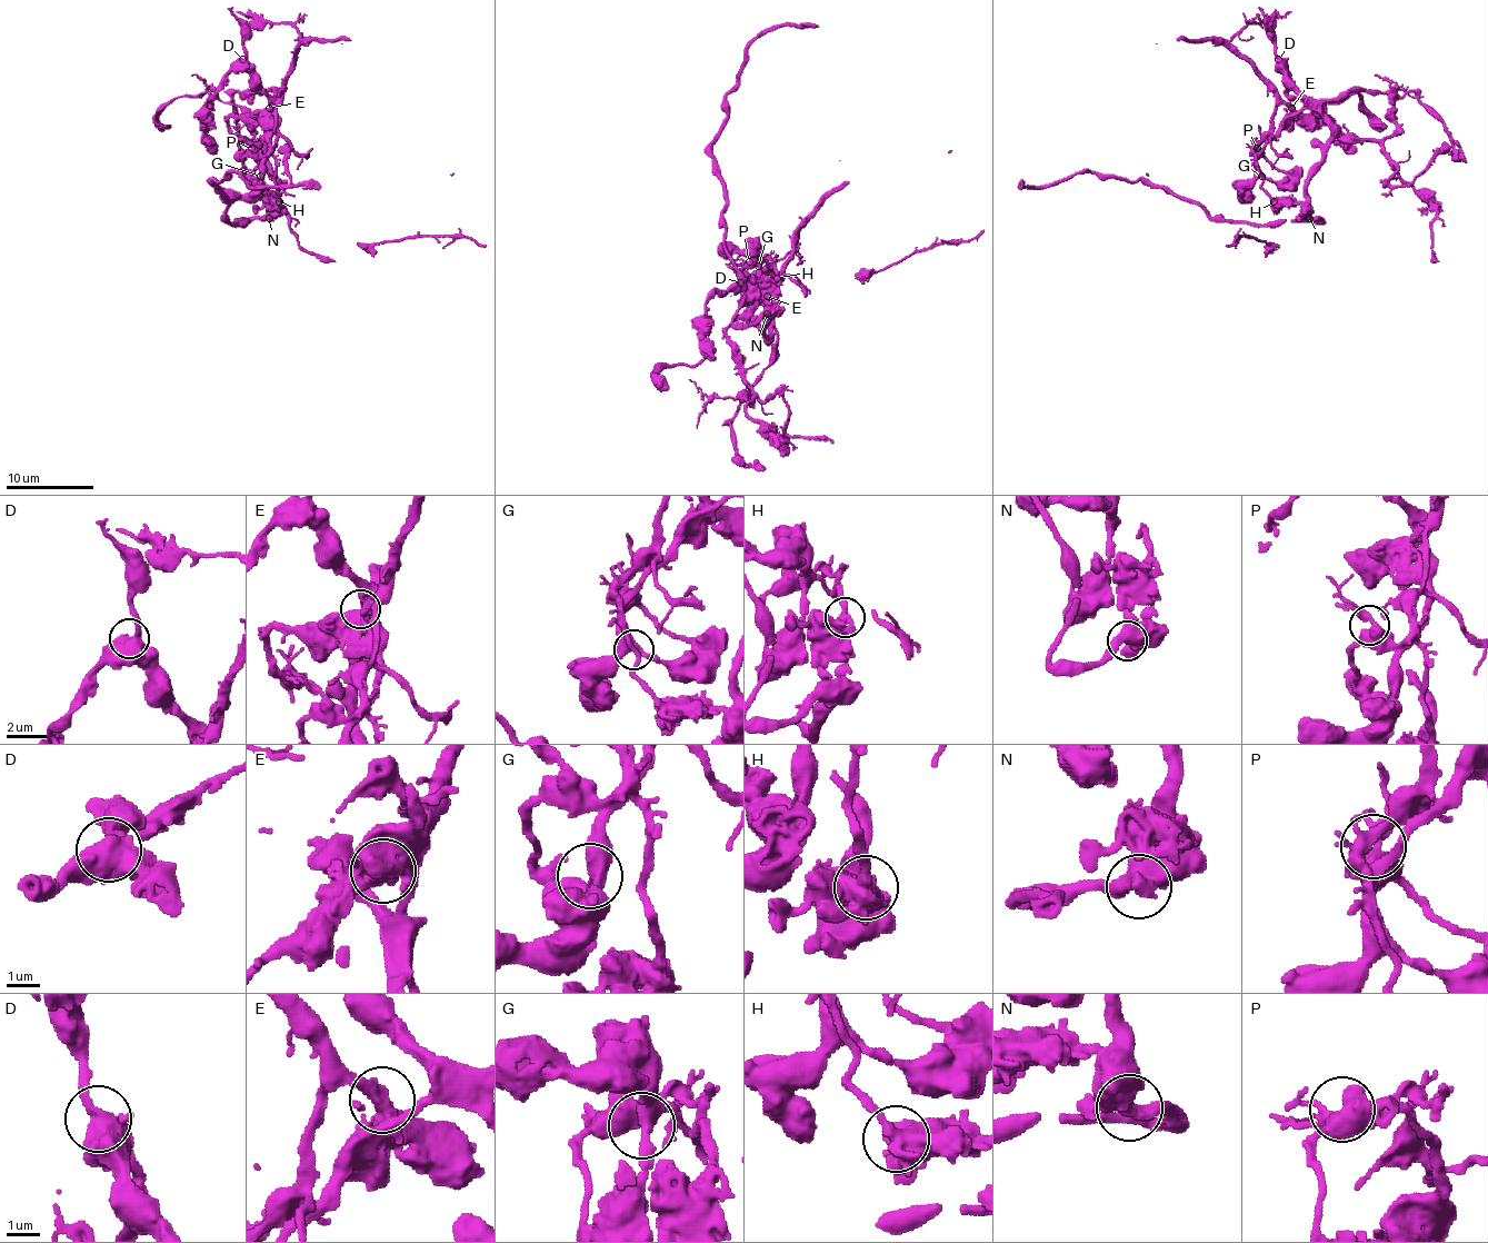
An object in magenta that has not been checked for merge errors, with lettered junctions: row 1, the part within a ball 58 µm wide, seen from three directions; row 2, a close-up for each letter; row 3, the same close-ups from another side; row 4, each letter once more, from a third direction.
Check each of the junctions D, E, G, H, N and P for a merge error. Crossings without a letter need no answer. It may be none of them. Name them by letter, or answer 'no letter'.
no letter

